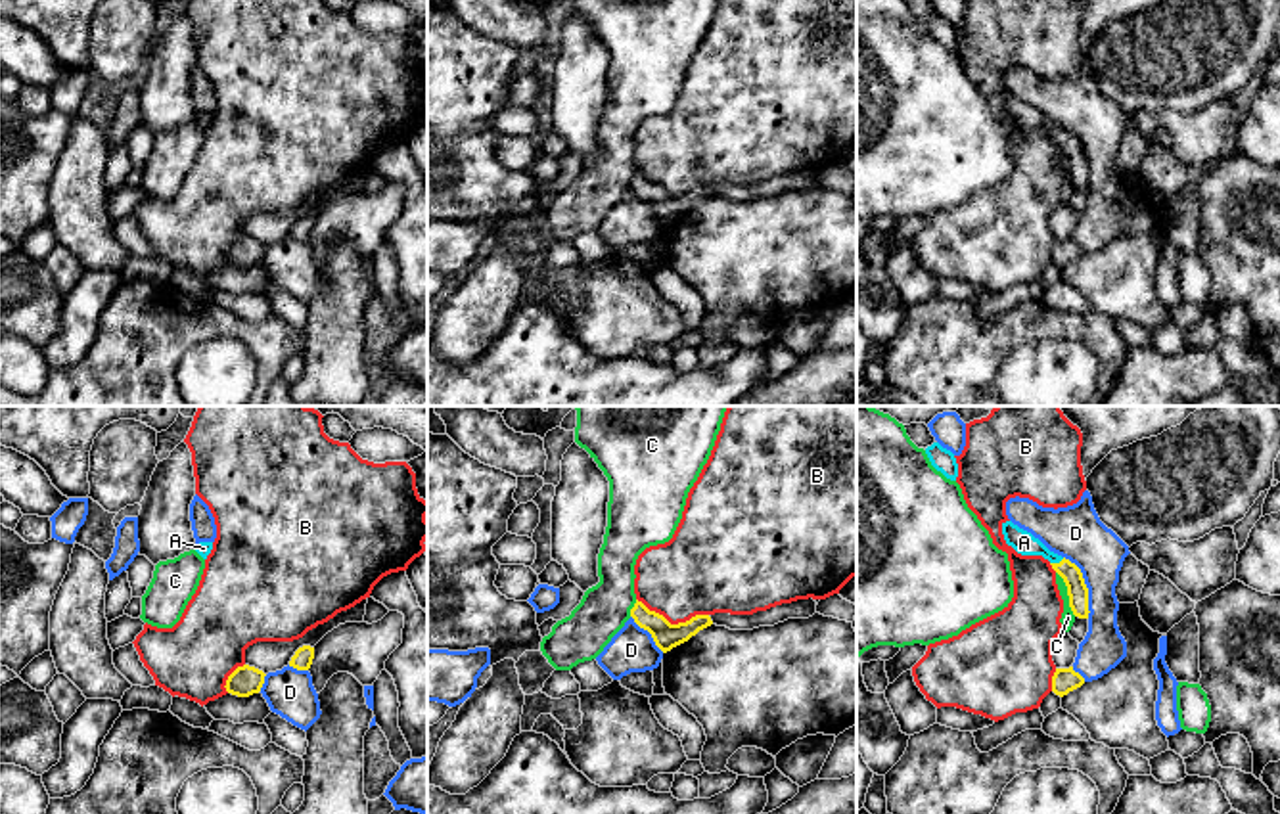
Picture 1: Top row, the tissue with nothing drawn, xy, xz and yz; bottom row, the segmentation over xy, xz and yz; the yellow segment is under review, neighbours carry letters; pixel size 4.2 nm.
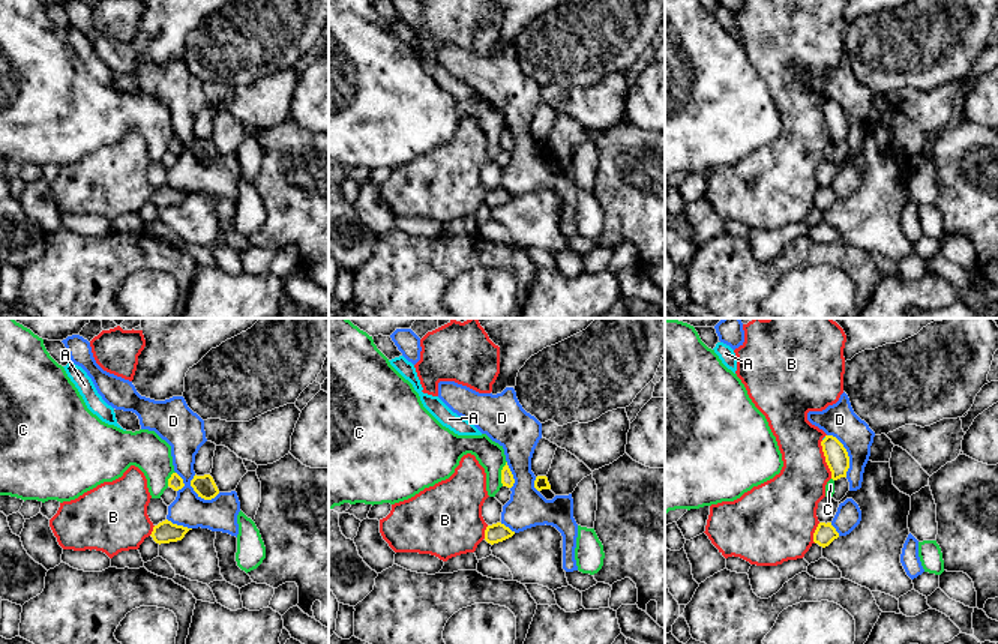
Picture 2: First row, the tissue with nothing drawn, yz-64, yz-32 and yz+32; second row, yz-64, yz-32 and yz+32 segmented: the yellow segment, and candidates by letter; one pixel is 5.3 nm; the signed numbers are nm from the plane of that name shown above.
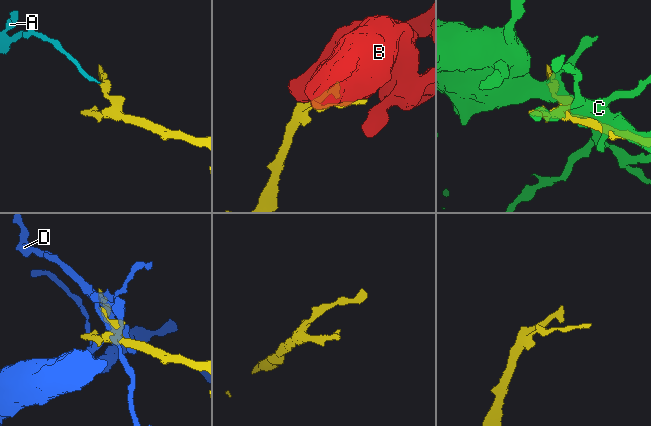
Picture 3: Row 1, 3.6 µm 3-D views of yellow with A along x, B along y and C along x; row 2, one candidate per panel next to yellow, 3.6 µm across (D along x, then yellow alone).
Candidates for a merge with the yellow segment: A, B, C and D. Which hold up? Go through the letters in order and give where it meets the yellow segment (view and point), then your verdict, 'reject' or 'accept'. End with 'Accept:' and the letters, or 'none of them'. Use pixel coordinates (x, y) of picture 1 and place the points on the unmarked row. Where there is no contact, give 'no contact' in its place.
A: contact yz (1056, 135); accept
B: contact xz (673, 196); reject
C: contact yz (1068, 165); reject
D: contact yz (1085, 158); reject
Accept: A

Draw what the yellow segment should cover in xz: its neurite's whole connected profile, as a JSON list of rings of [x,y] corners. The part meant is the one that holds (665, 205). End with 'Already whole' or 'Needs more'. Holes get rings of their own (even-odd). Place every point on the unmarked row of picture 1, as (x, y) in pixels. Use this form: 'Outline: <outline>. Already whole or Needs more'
Outline: [[[636,170],[630,180],[630,188],[634,193],[648,201],[655,213],[655,216],[667,224],[673,218],[688,213],[699,201],[713,195],[709,186],[696,186],[686,193],[671,195],[663,186],[650,182],[642,172]]]. Already whole

